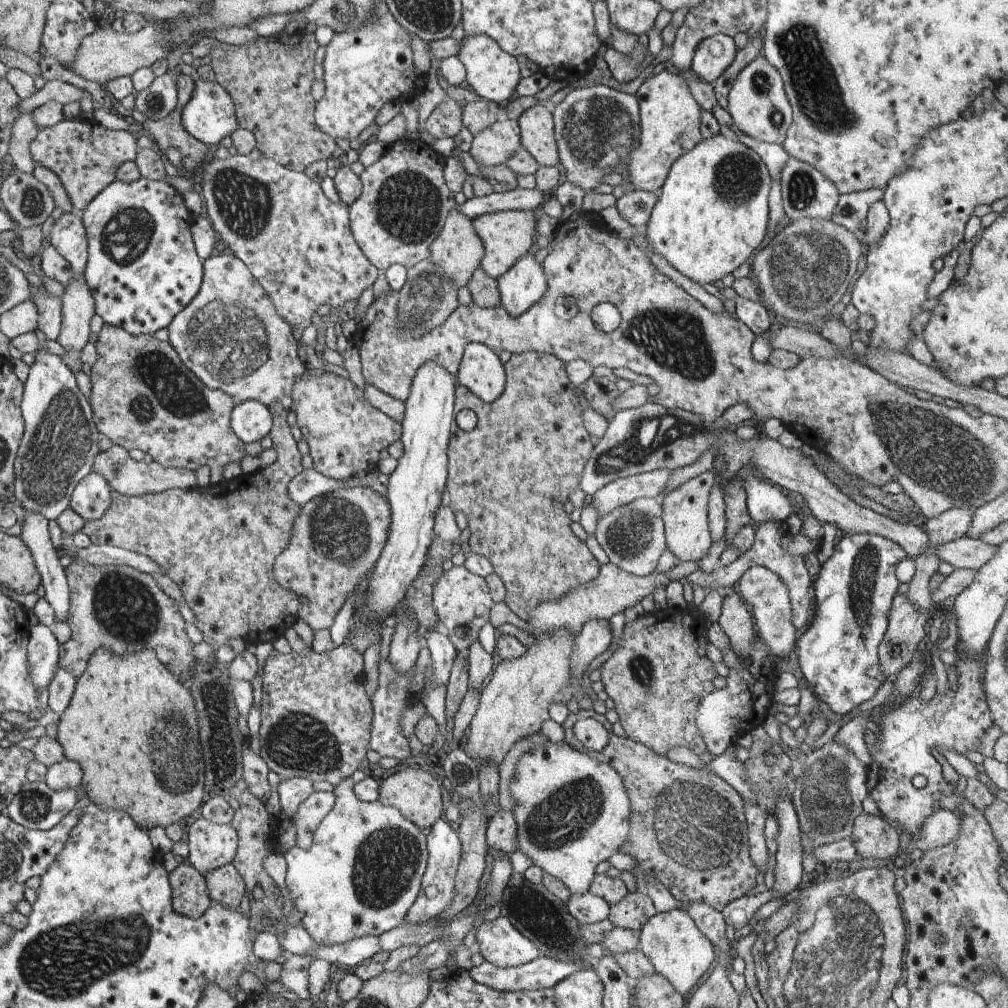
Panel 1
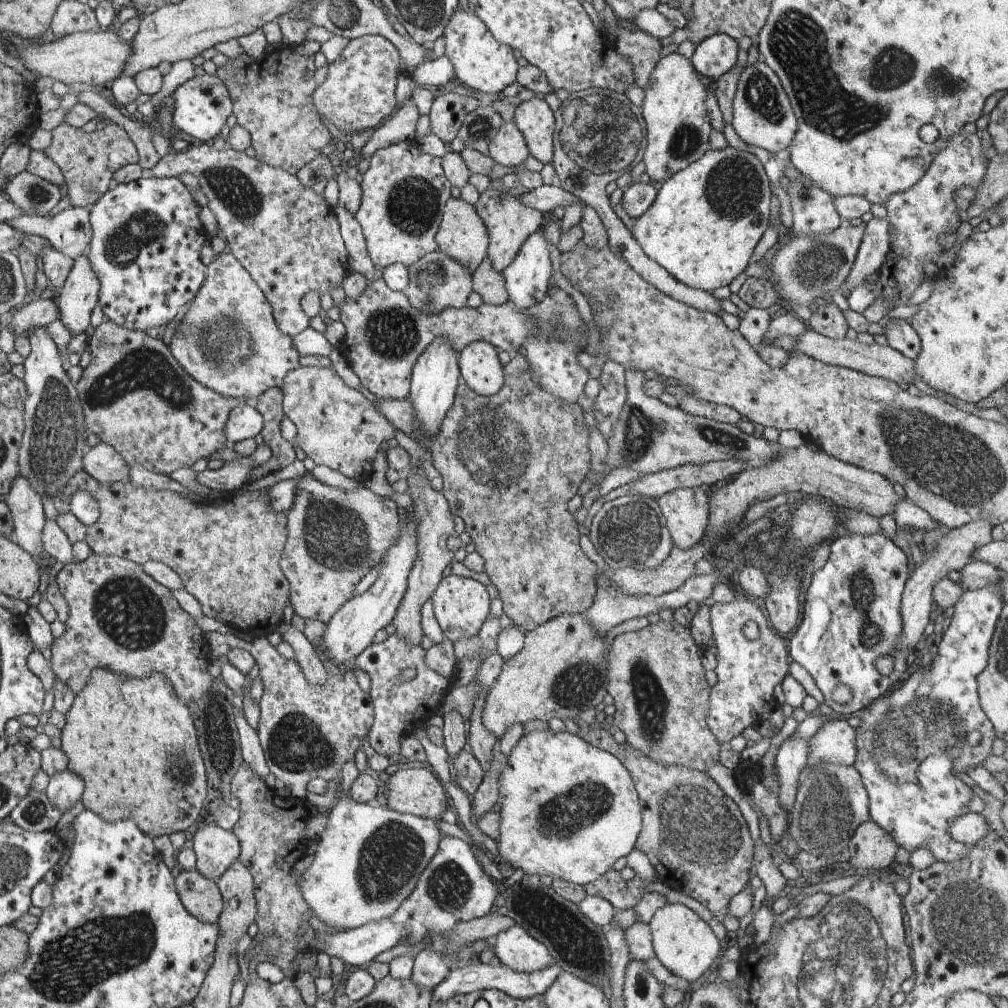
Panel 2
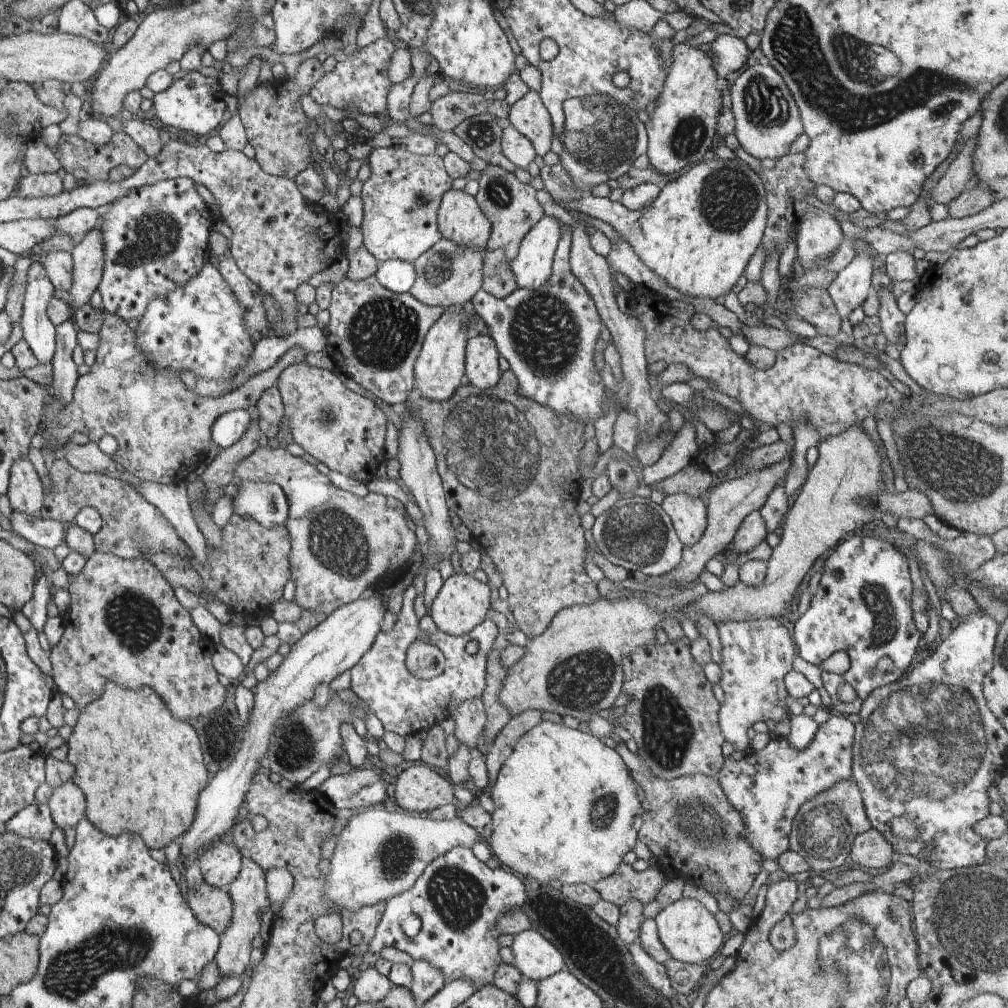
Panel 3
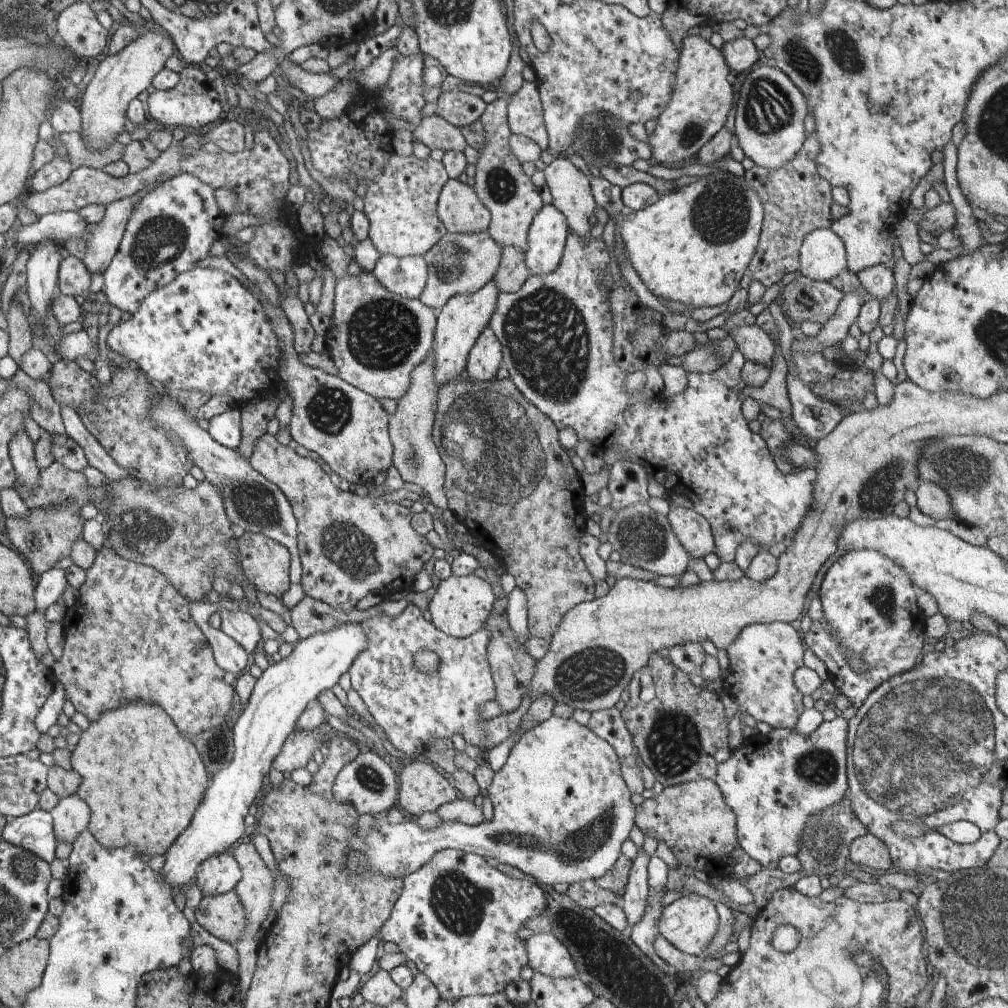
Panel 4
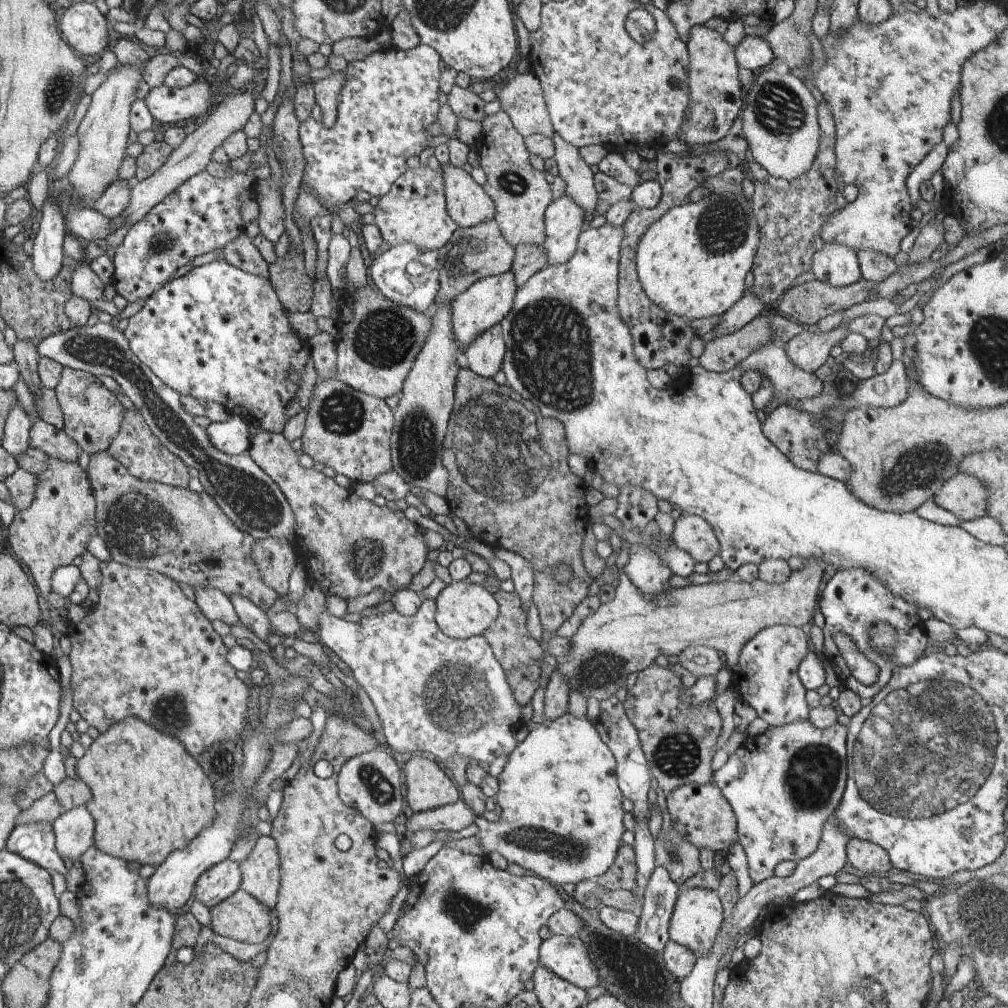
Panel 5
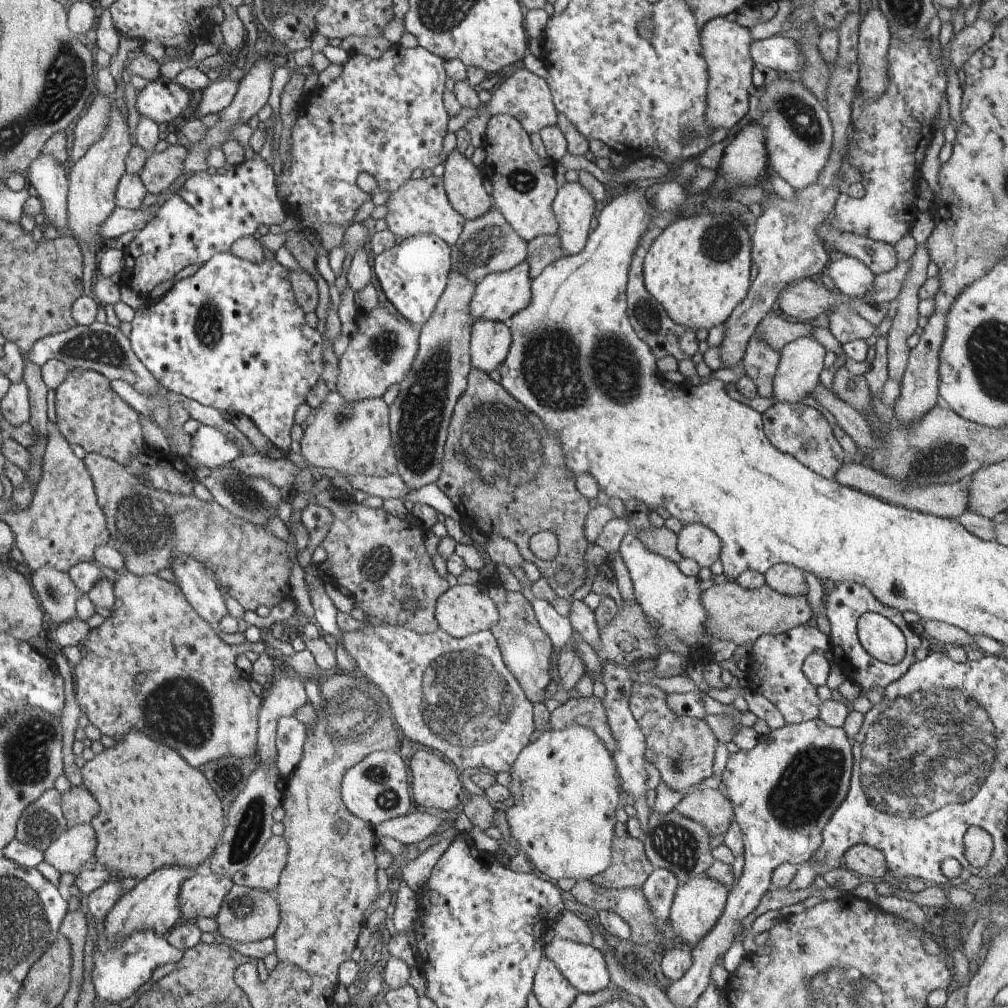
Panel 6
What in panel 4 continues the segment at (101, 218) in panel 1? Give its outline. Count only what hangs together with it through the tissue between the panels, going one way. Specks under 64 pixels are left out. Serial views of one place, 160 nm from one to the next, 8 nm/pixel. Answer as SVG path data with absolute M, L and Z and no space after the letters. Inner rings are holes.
M181 173L157 184L133 207L119 241L117 252L102 274L104 283L101 291L107 296L110 305L134 316L134 312L138 310L141 302L154 290L169 284L178 274L192 269L197 260L207 256L211 244L223 234L221 232L223 221L221 210L215 202L215 196L213 196L213 187L200 181L195 175Z

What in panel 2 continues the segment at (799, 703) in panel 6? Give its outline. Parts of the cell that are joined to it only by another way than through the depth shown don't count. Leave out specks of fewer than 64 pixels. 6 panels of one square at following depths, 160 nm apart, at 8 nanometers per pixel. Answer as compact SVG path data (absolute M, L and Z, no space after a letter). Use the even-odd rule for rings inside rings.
M751 599L735 600L729 602L714 602L709 609L709 622L712 630L711 644L715 646L716 682L710 688L706 723L711 734L717 742L727 742L734 736L741 734L747 727L754 727L759 721L761 714L771 712L778 705L773 697L773 688L777 686L787 674L787 640L779 636L779 633L768 623L766 606ZM751 620L757 624L759 636L755 640L747 640L741 633L743 623Z

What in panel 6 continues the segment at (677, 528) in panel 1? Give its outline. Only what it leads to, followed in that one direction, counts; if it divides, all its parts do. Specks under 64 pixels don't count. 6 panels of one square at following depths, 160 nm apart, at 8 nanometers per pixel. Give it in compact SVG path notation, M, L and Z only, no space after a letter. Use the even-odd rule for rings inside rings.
M699 523L682 526L676 534L676 549L682 558L693 559L700 567L710 567L720 558L716 534Z

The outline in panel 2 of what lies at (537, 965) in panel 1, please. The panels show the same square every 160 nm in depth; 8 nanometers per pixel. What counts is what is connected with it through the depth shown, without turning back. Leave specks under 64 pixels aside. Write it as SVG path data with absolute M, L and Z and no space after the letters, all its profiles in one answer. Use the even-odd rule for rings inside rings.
M478 961L475 962L475 964L469 964L459 969L449 971L442 982L430 990L430 994L433 996L431 1002L446 1001L455 995L466 995L467 993L483 989L497 989L503 991L506 995L510 995L510 997L514 999L528 999L542 995L544 990L547 990L553 980L556 979L559 971L561 971L559 965L551 964L546 969L541 969L534 973L518 973L517 971L507 968L505 965L493 968L490 965Z

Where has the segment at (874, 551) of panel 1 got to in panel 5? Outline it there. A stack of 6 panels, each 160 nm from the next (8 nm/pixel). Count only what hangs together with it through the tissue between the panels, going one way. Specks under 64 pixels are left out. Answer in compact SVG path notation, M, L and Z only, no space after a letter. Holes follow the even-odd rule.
M861 569L839 570L833 574L825 584L825 588L821 590L817 610L821 612L824 618L824 626L821 628L824 638L823 653L835 669L841 687L852 690L861 698L862 702L869 700L887 684L894 666L904 667L913 664L927 646L928 638L924 631L920 629L922 621L916 614L916 606L892 595L876 578ZM878 620L890 624L895 629L896 645L894 652L889 657L885 657L876 651L867 636L870 624ZM834 633L847 635L855 648L863 650L864 655L877 666L878 673L875 682L864 685L853 678L839 649L831 644L831 636Z

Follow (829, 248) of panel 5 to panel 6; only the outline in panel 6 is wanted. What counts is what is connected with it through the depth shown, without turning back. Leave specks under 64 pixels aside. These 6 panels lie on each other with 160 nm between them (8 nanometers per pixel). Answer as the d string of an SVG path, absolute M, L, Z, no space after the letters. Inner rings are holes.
M832 255L825 274L840 293L859 299L871 294L874 274L860 260L845 255Z

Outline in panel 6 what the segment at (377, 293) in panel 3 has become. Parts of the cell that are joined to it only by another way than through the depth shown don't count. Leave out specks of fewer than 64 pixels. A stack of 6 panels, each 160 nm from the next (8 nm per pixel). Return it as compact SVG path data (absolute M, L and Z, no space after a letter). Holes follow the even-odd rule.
M378 306L367 314L357 316L356 327L338 360L336 391L347 401L381 399L391 384L399 384L409 373L415 353L418 352L419 327Z

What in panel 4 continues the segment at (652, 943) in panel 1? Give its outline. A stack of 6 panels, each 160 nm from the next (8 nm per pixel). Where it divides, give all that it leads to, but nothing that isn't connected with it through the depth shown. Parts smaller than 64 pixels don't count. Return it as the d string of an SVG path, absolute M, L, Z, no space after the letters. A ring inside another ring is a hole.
M689 893L674 900L662 910L658 920L658 934L677 950L698 956L704 950L718 928L718 914L714 902L707 897Z

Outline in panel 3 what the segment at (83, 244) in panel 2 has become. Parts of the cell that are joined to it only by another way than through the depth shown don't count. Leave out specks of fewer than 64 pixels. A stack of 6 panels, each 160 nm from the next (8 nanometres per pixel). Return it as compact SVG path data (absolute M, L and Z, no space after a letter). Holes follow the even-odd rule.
M79 207L56 218L56 234L69 234L77 242L86 232L97 226L100 217L100 210Z

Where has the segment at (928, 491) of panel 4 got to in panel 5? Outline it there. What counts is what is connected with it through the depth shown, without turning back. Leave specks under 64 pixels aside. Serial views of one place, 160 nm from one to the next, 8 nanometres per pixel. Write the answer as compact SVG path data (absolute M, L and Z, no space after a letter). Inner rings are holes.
M957 472L941 485L933 502L955 515L957 520L970 521L987 515L988 494L982 482L972 474Z

